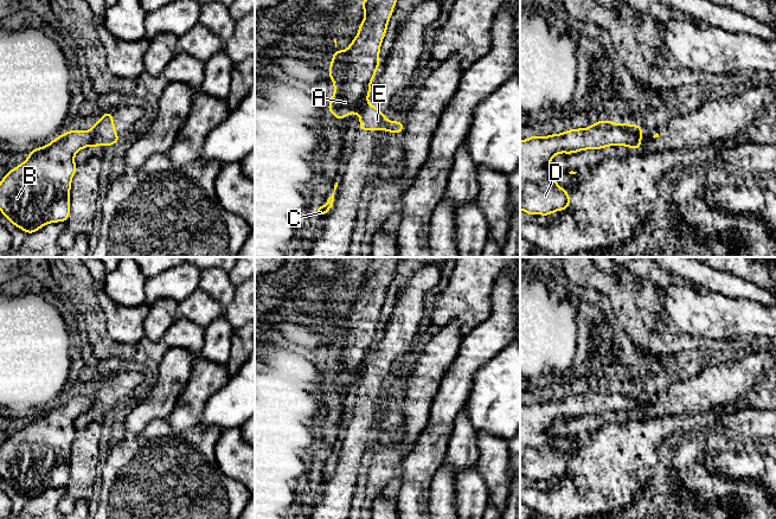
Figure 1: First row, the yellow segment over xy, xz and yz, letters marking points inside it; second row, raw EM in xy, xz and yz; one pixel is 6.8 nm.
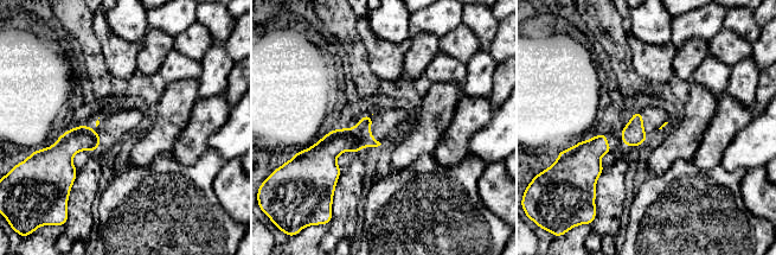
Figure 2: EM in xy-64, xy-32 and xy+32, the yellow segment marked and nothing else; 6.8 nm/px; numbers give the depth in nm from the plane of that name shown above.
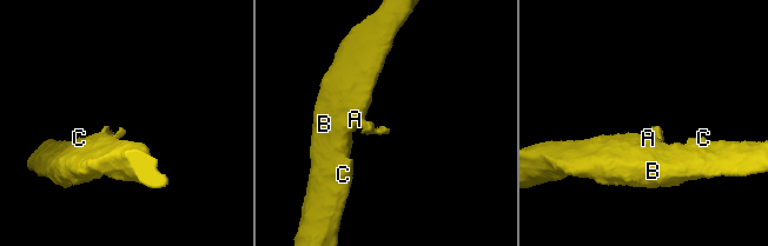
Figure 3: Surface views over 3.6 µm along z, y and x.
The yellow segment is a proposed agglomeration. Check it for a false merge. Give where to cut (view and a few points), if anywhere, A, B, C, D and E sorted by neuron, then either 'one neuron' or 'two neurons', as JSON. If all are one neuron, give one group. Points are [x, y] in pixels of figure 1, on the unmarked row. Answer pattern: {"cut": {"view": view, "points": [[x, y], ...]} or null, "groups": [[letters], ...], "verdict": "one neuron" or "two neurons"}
{"cut": {"view": "xy", "points": [[90, 396], [98, 409]]}, "groups": [["A", "B", "C", "D"], ["E"]], "verdict": "two neurons"}

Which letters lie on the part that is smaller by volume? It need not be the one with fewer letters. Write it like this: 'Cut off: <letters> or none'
Cut off: E

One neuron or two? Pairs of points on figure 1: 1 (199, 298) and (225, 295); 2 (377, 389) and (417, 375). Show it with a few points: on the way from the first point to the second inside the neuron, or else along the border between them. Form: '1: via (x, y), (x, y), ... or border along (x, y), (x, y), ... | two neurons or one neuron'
1: border along (198, 287), (211, 295), (224, 308) | two neurons
2: border along (403, 388), (401, 398) | two neurons

